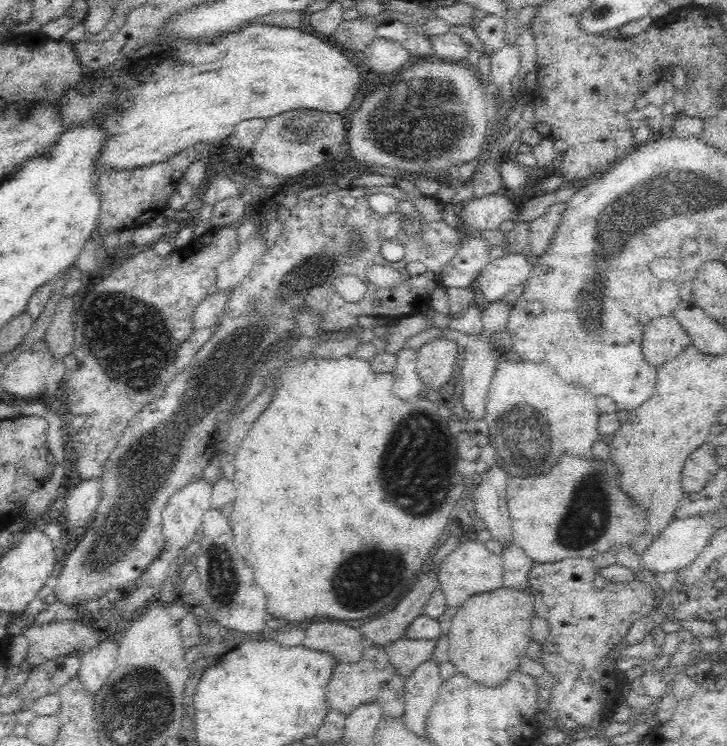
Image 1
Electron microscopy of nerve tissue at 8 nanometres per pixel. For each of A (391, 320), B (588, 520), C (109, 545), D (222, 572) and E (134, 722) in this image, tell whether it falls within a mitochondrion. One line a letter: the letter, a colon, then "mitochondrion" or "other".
A: other
B: mitochondrion
C: mitochondrion
D: mitochondrion
E: mitochondrion

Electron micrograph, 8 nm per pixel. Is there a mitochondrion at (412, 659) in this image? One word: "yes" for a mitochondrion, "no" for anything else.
no

